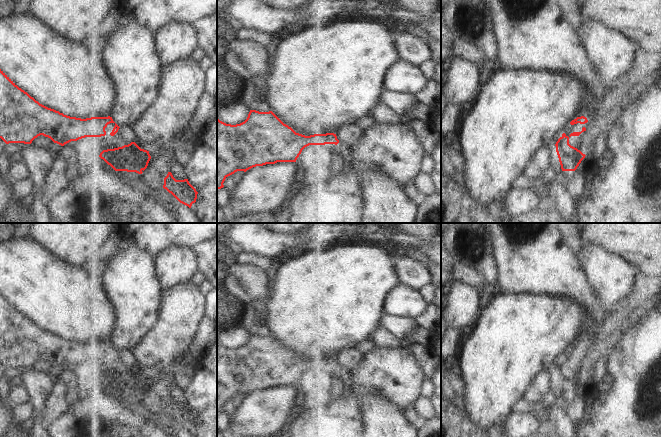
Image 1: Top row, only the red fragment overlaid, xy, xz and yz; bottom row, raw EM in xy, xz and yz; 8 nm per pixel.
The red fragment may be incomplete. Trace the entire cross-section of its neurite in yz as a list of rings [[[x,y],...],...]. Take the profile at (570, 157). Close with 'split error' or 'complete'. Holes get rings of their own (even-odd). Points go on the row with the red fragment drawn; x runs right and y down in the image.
[[[565,133],[558,139],[555,146],[562,171],[575,171],[586,156],[569,144],[569,137]]]; complete

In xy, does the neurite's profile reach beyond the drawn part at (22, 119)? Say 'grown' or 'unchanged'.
unchanged

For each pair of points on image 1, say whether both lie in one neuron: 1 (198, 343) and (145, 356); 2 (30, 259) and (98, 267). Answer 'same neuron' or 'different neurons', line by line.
1: different neurons
2: different neurons

